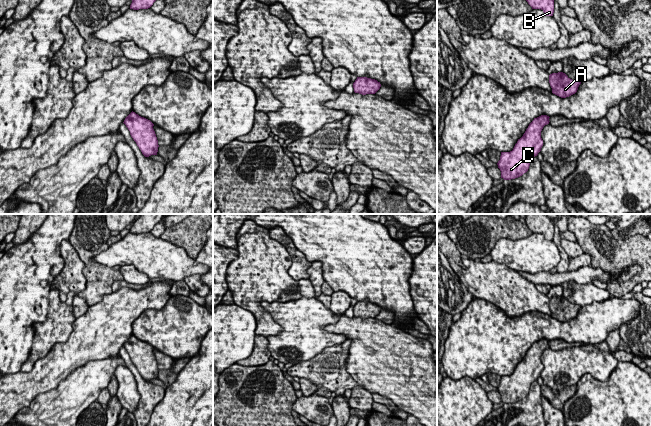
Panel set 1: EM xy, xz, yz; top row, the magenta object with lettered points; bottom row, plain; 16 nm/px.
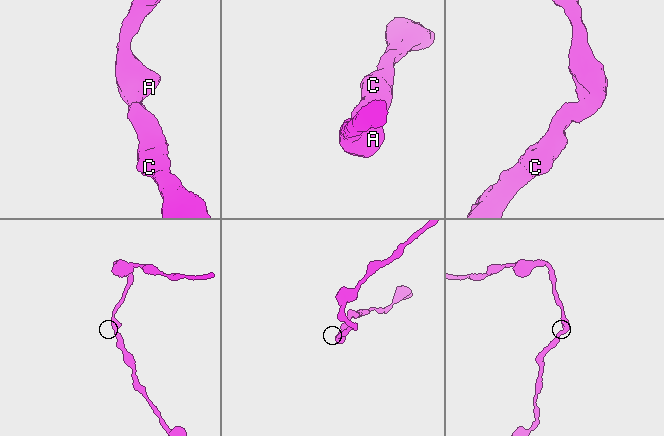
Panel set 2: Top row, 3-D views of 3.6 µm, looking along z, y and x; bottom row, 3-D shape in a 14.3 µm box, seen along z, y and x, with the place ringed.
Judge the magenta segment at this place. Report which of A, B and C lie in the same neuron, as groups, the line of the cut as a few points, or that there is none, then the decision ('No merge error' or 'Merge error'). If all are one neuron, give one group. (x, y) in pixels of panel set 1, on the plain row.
Groups: A B C. No split. No merge error

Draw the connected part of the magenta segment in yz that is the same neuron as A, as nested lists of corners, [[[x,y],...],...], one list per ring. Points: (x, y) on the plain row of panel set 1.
[[[558,296],[549,299],[549,307],[552,312],[552,317],[566,322],[575,318],[581,306],[570,303],[565,297]]]

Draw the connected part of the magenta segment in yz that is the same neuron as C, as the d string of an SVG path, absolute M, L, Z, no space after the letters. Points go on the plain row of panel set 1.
M541 339L529 348L523 360L518 363L510 376L501 376L497 389L501 402L511 404L522 400L529 393L531 384L538 379L543 370L541 355L549 348L549 340Z

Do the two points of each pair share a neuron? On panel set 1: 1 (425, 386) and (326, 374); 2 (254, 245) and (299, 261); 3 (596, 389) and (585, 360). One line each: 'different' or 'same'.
1: different
2: different
3: different

